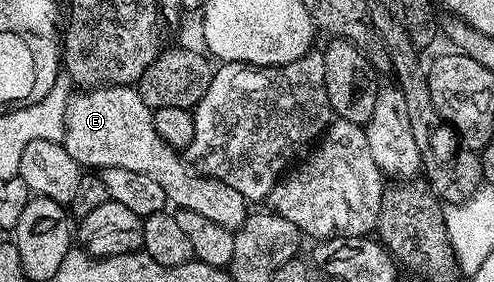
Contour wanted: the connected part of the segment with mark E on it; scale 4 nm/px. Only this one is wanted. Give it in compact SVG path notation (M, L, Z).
M100 84L75 93L79 94L73 95L67 106L62 107L64 132L61 145L72 163L96 166L100 171L105 168L129 168L129 172L141 172L141 176L149 176L149 180L165 192L172 207L195 212L228 232L239 229L248 216L248 203L225 184L192 172L181 158L179 163L175 155L178 153L155 135L151 123L152 111L139 99L138 89Z

